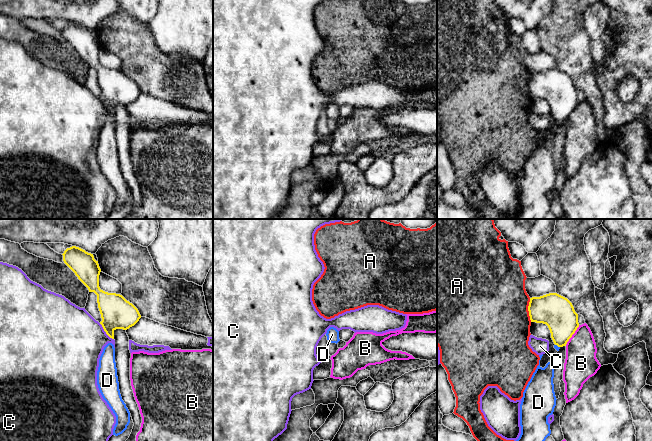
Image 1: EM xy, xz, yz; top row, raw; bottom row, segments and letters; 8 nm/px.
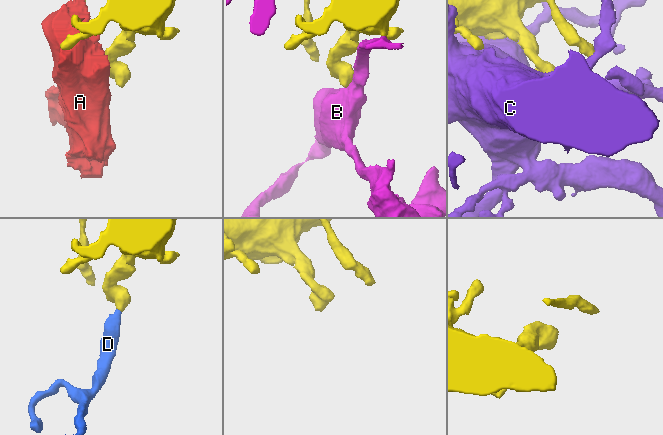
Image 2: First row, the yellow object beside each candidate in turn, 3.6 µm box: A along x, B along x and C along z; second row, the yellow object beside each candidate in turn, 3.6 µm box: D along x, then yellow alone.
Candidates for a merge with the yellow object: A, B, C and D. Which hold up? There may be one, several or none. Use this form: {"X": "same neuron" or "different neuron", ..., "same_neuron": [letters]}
{"A": "different neuron", "B": "different neuron", "C": "different neuron", "D": "same neuron", "same_neuron": ["D"]}

